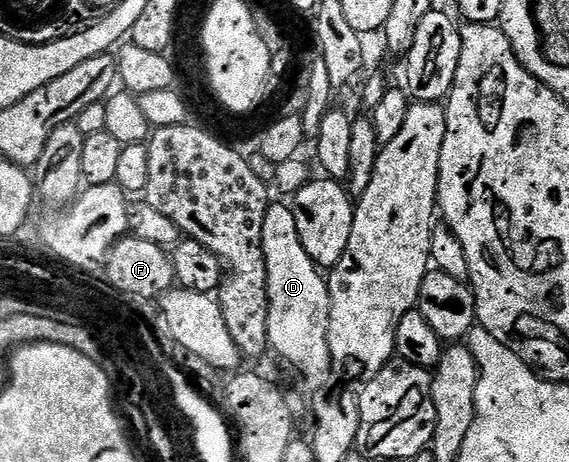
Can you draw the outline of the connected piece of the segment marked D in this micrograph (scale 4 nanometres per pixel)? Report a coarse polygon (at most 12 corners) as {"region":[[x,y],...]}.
{"region":[[287,203],[262,222],[268,343],[329,379],[330,294]]}

